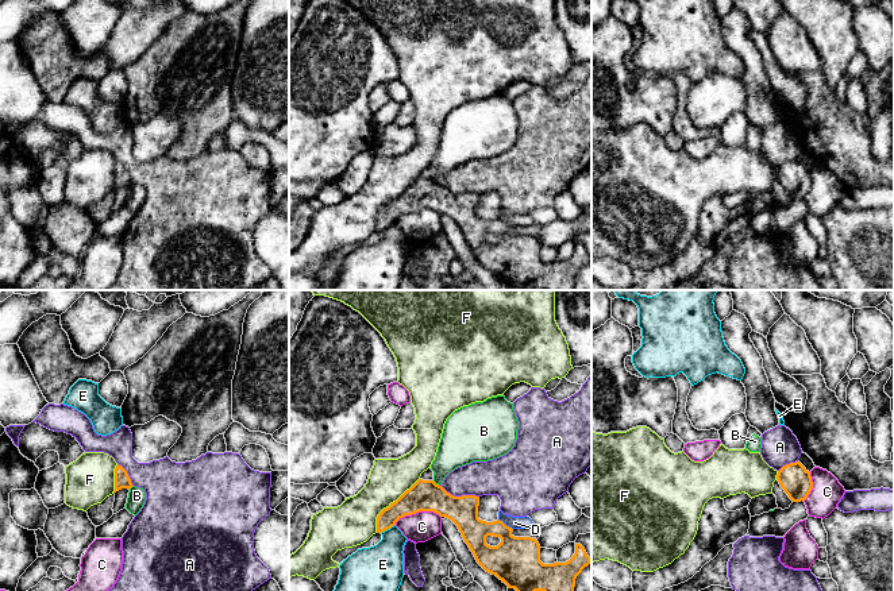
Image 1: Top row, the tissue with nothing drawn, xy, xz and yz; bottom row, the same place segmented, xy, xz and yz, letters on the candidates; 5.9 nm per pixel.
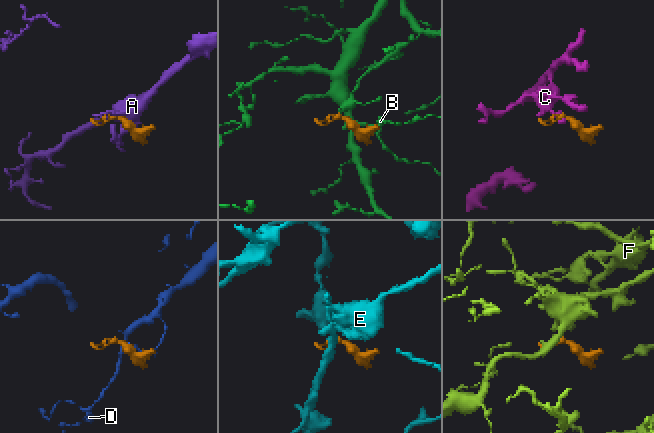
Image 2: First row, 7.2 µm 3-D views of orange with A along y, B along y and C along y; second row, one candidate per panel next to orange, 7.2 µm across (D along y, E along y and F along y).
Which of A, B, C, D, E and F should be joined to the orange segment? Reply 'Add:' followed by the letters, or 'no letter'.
Add: no letter

